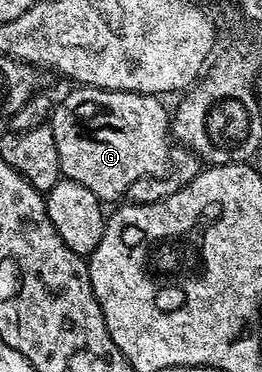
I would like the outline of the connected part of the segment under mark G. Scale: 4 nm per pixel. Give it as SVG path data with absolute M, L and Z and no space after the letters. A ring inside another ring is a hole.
M79 85L63 102L55 105L49 125L56 136L56 152L60 152L60 168L63 178L71 178L76 184L84 184L103 203L117 203L125 199L128 188L140 176L161 174L170 160L172 149L172 114L161 97L137 94L127 90L101 90L95 86Z

